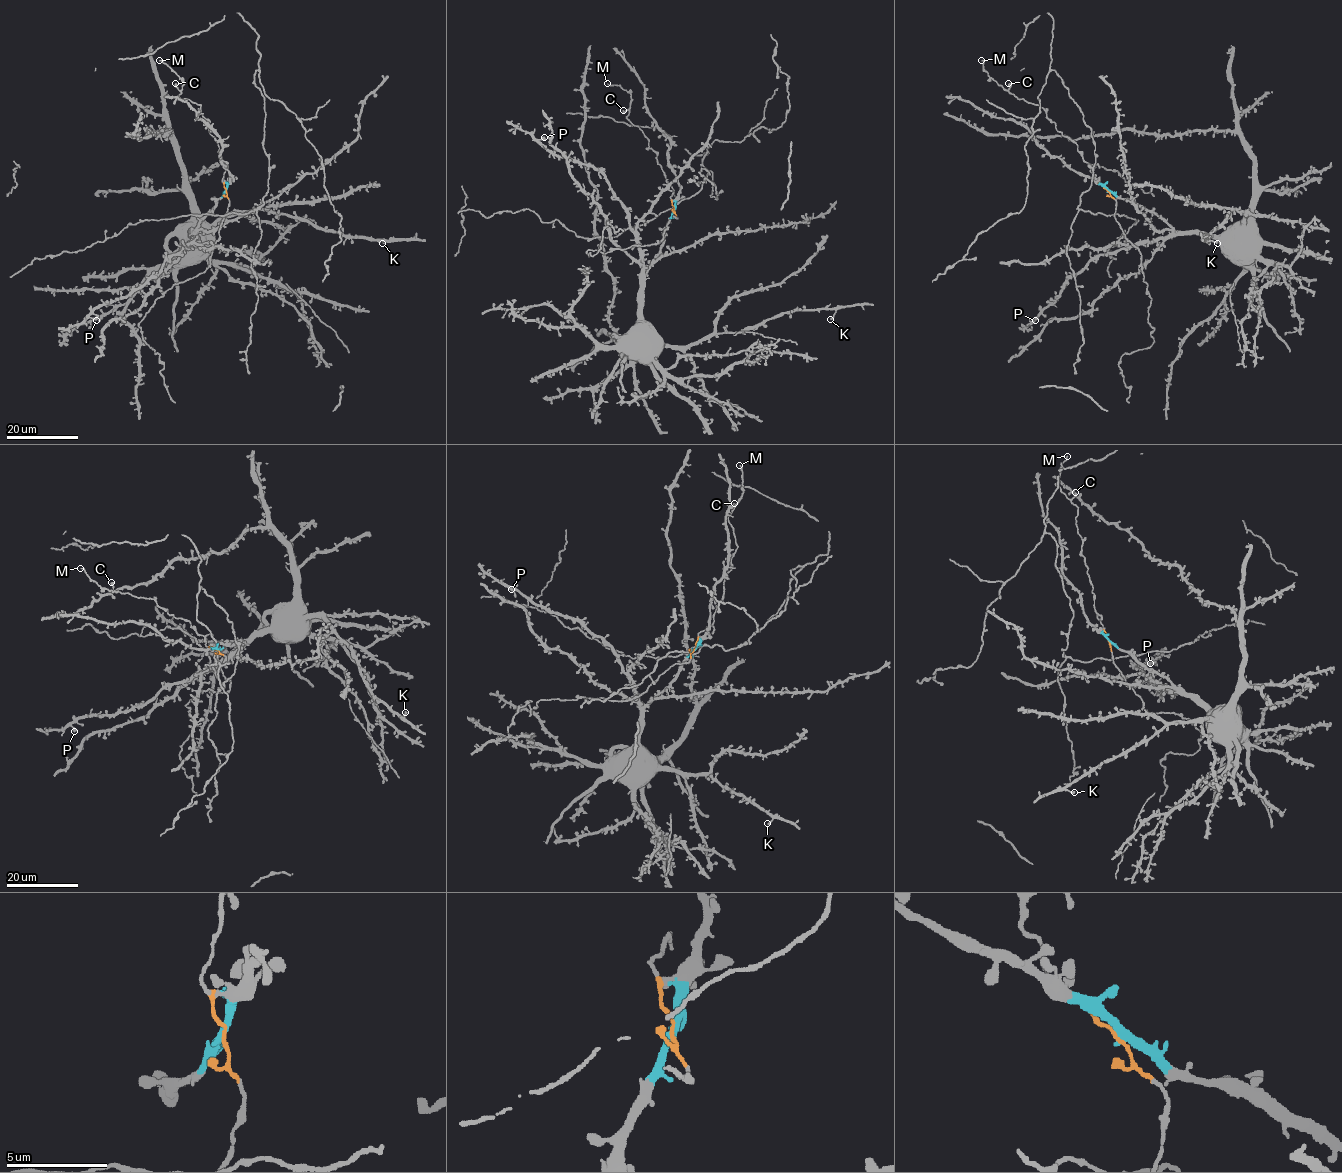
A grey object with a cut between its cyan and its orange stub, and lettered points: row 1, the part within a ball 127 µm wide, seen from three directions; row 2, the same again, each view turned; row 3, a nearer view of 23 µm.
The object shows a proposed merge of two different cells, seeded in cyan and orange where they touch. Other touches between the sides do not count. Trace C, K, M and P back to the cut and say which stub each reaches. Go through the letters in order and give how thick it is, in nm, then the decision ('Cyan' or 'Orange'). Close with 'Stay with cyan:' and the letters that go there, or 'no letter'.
C: Thickness 420 nm. Orange
K: Thickness 400 nm. Cyan
M: Thickness 150 nm. Orange
P: Thickness 480 nm. Cyan
Stay with cyan: K, P

